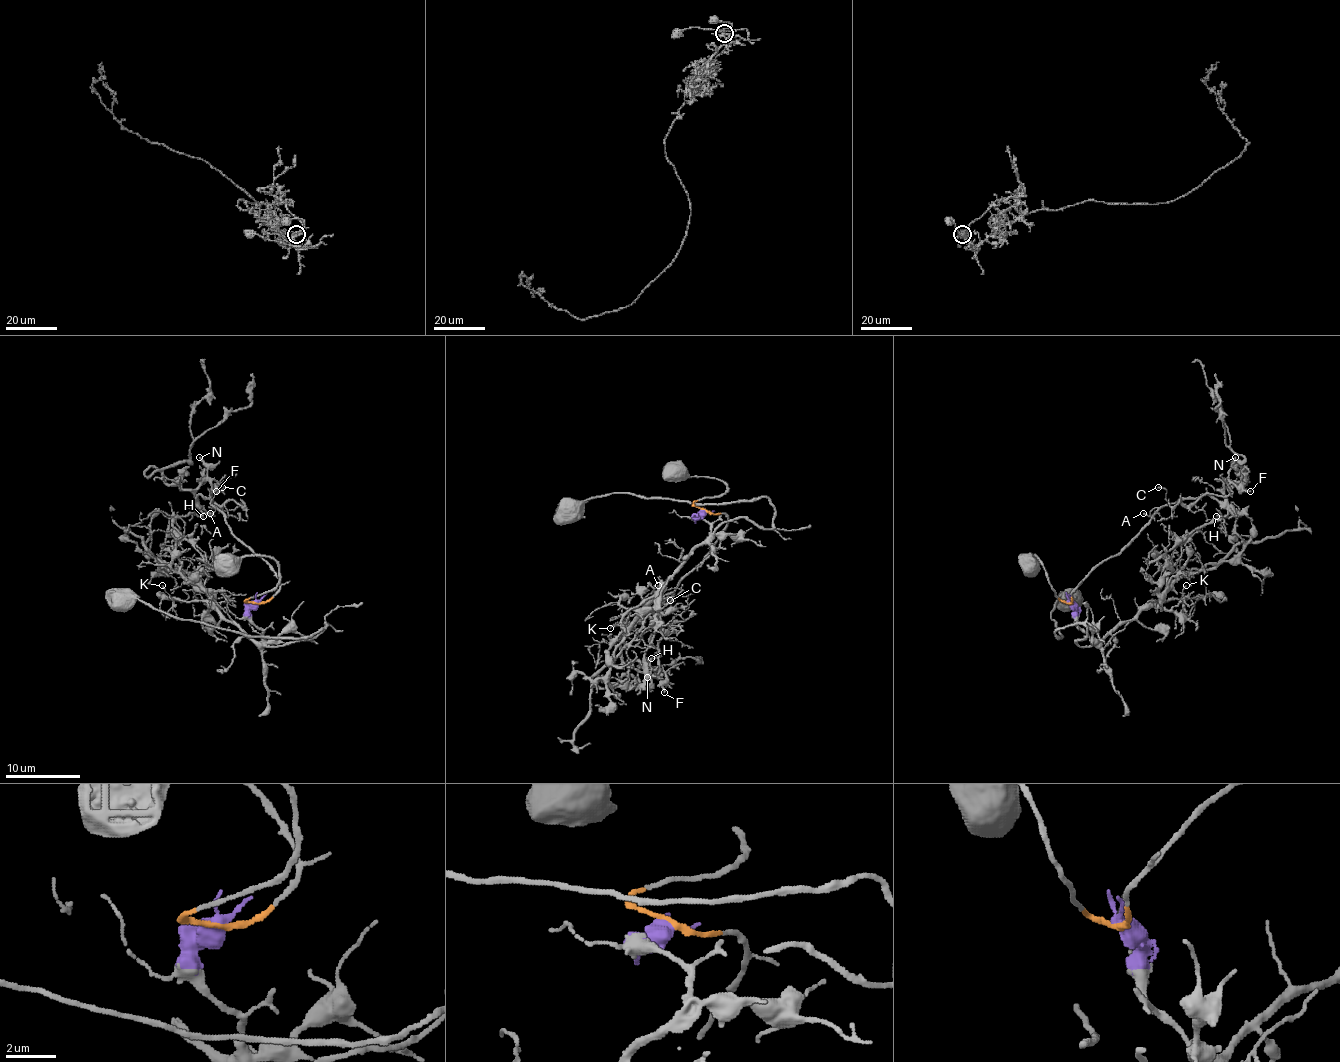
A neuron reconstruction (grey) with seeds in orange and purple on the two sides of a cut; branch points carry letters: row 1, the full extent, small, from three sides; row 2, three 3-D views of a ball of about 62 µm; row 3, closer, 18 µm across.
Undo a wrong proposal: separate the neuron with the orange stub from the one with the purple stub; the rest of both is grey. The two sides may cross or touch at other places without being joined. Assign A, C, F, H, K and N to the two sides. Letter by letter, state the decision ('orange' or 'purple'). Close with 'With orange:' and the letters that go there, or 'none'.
A: orange
C: orange
F: orange
H: orange
K: purple
N: orange
With orange: A, C, F, H, N

